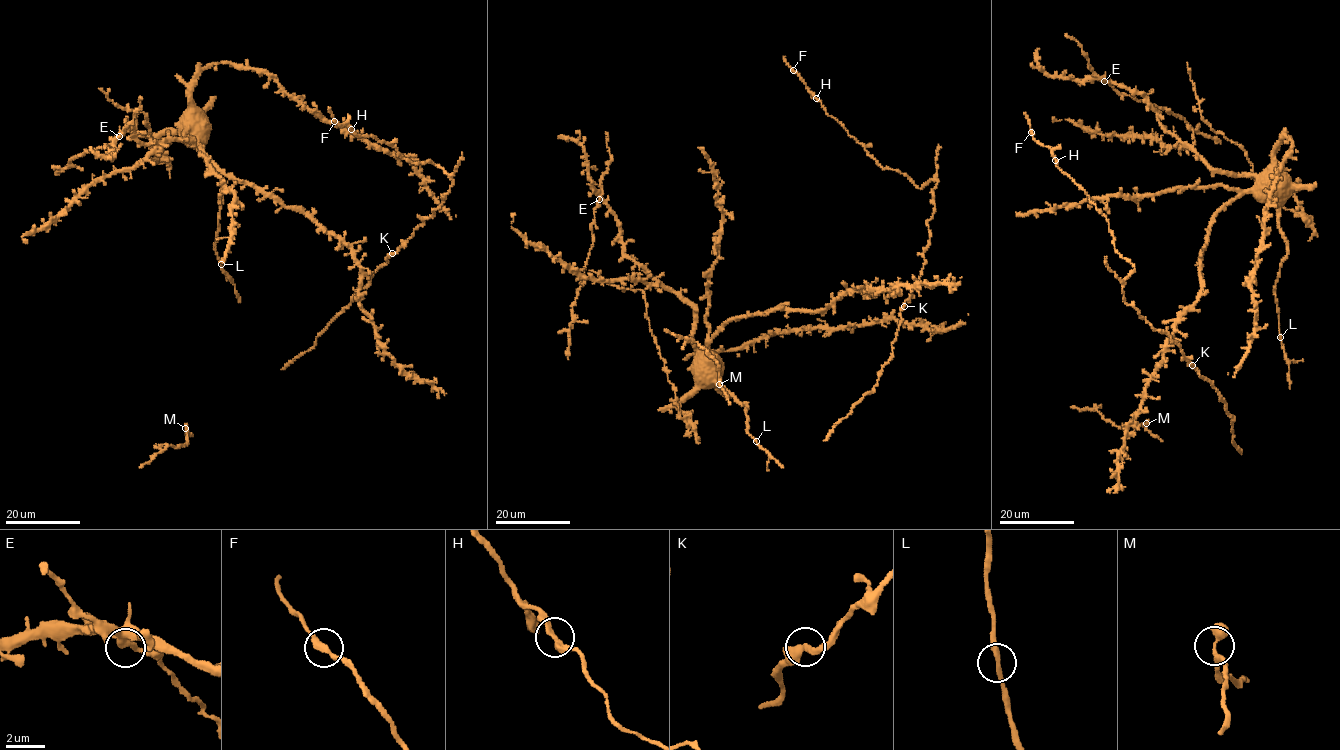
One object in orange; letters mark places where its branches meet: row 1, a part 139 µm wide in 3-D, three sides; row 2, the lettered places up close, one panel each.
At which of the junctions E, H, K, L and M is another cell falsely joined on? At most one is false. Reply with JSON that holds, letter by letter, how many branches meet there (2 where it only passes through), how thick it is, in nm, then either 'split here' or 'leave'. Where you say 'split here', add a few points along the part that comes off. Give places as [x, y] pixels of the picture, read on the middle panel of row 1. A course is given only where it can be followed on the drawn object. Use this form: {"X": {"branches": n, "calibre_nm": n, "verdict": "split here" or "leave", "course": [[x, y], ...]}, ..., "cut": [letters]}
{"E": {"branches": 2, "calibre_nm": 360, "verdict": "leave"}, "H": {"branches": 2, "calibre_nm": 360, "verdict": "leave"}, "K": {"branches": 2, "calibre_nm": 320, "verdict": "leave"}, "L": {"branches": 2, "calibre_nm": 280, "verdict": "leave"}, "M": {"branches": 2, "calibre_nm": 360, "verdict": "leave"}, "cut": []}

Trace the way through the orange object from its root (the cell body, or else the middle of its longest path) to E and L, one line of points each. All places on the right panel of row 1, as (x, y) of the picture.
E: (1277, 175), (1260, 178), (1213, 170), (1196, 152), (1167, 131), (1143, 96), (1106, 79), (1104, 81)
L: (1277, 175), (1283, 179), (1280, 228), (1288, 251), (1275, 285), (1280, 338)

